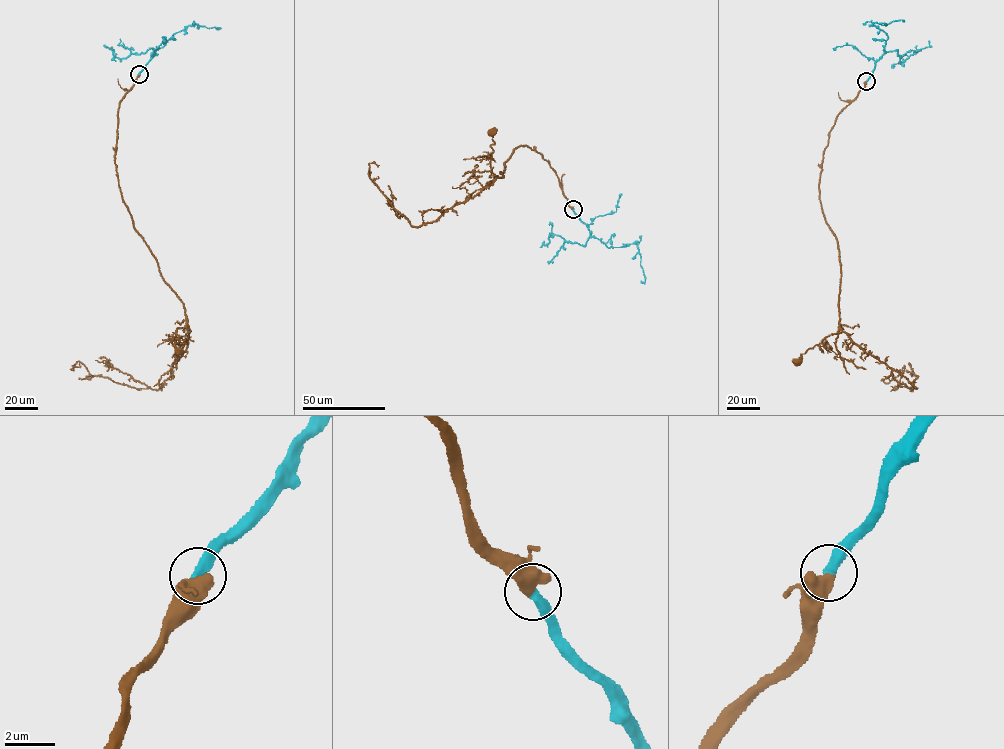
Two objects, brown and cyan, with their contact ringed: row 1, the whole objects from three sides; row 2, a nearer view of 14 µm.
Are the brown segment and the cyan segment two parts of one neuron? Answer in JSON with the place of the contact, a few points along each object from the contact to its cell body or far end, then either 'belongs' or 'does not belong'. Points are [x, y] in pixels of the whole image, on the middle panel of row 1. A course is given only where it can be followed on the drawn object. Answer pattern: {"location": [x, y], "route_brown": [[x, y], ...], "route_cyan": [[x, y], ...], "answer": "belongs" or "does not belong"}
{"location": [573, 209], "route_brown": [[572, 209], [549, 162], [525, 145], [513, 149], [499, 172], [503, 177], [496, 177], [489, 158], [492, 132]], "route_cyan": [[572, 209], [586, 224], [591, 235], [608, 247], [637, 245], [645, 277], [644, 282], [641, 281]], "answer": "belongs"}

